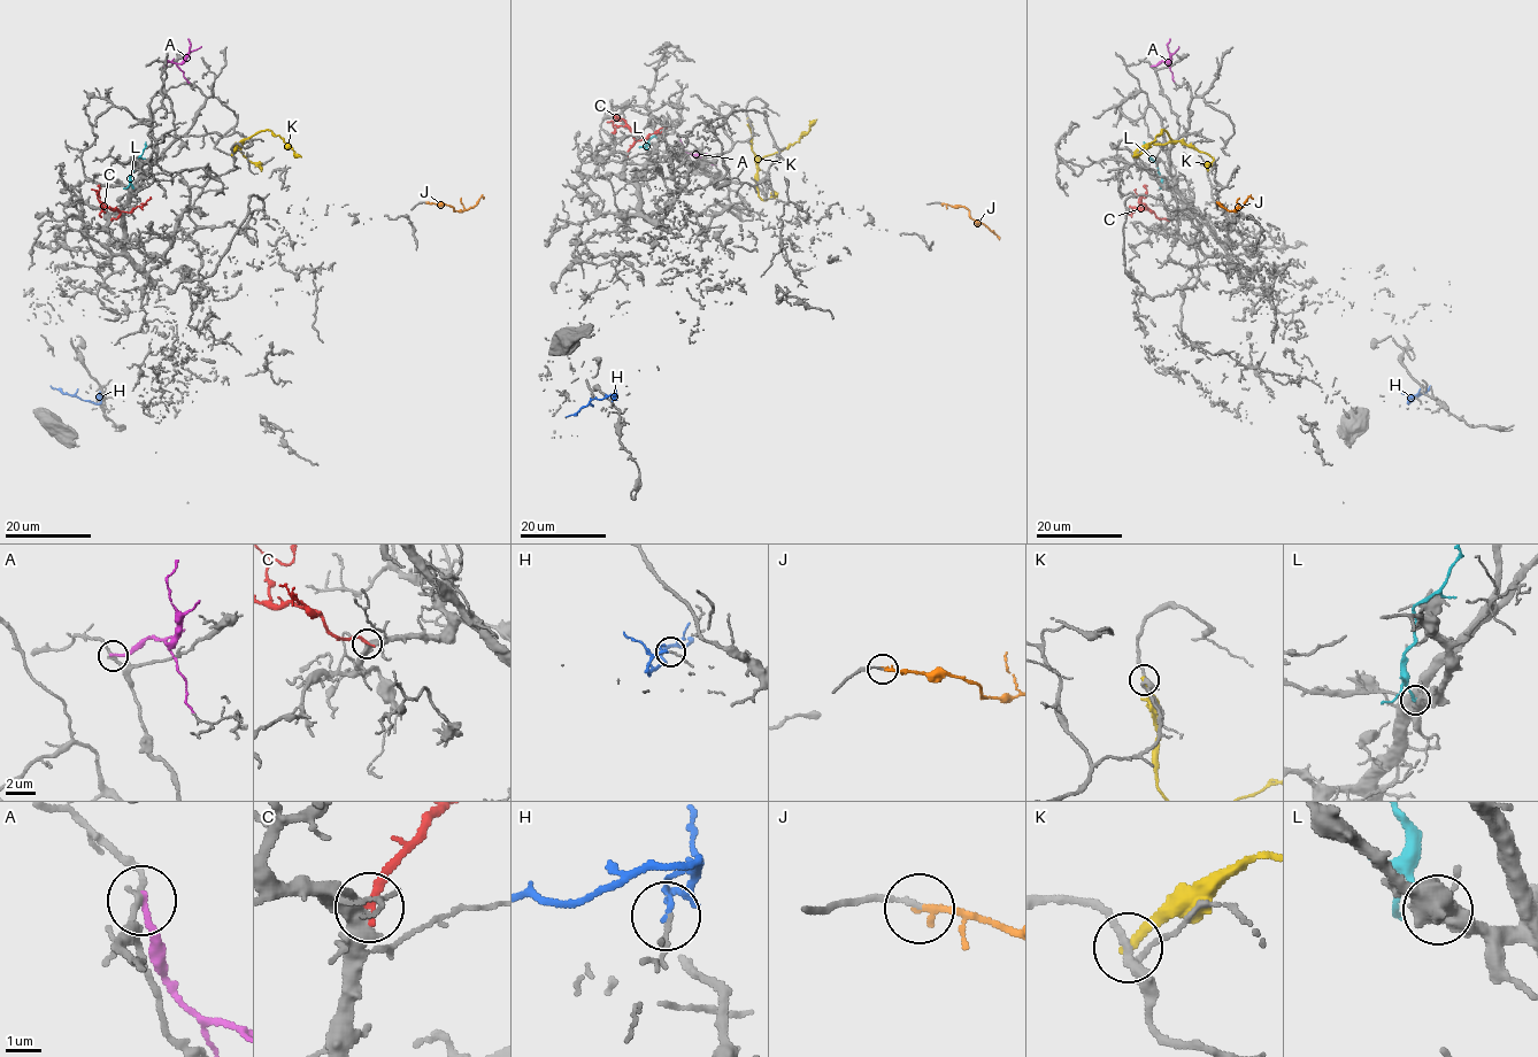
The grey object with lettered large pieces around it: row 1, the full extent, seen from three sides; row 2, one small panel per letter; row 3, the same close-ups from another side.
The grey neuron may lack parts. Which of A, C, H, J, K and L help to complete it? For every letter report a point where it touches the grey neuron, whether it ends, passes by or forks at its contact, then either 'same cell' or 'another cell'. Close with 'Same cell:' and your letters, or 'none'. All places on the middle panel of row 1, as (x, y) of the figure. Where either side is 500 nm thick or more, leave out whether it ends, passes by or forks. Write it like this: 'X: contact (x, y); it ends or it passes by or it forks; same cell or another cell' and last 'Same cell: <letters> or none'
A: contact (679, 138); it ends; another cell
C: contact (627, 154); it ends; same cell
H: contact (613, 401); it ends; another cell
J: contact (940, 203); it ends; same cell
K: contact (747, 118); it ends; another cell
L: contact (648, 152); it ends; another cell
Same cell: C, J

